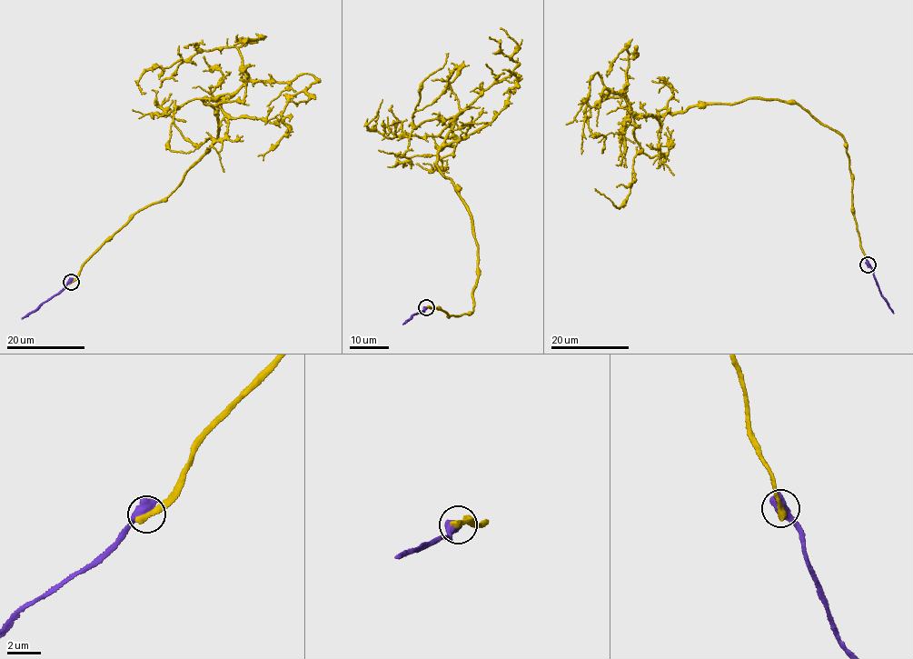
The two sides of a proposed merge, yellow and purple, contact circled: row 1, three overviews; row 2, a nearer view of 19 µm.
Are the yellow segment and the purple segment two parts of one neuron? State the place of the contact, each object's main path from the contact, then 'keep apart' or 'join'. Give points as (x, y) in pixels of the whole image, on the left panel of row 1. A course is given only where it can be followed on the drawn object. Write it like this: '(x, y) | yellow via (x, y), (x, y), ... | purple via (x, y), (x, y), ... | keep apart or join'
(71, 282) | yellow via (71, 282), (219, 135), (203, 99), (244, 82), (240, 50), (149, 68), (137, 82), (145, 93) | purple via (71, 282), (22, 318) | keep apart

